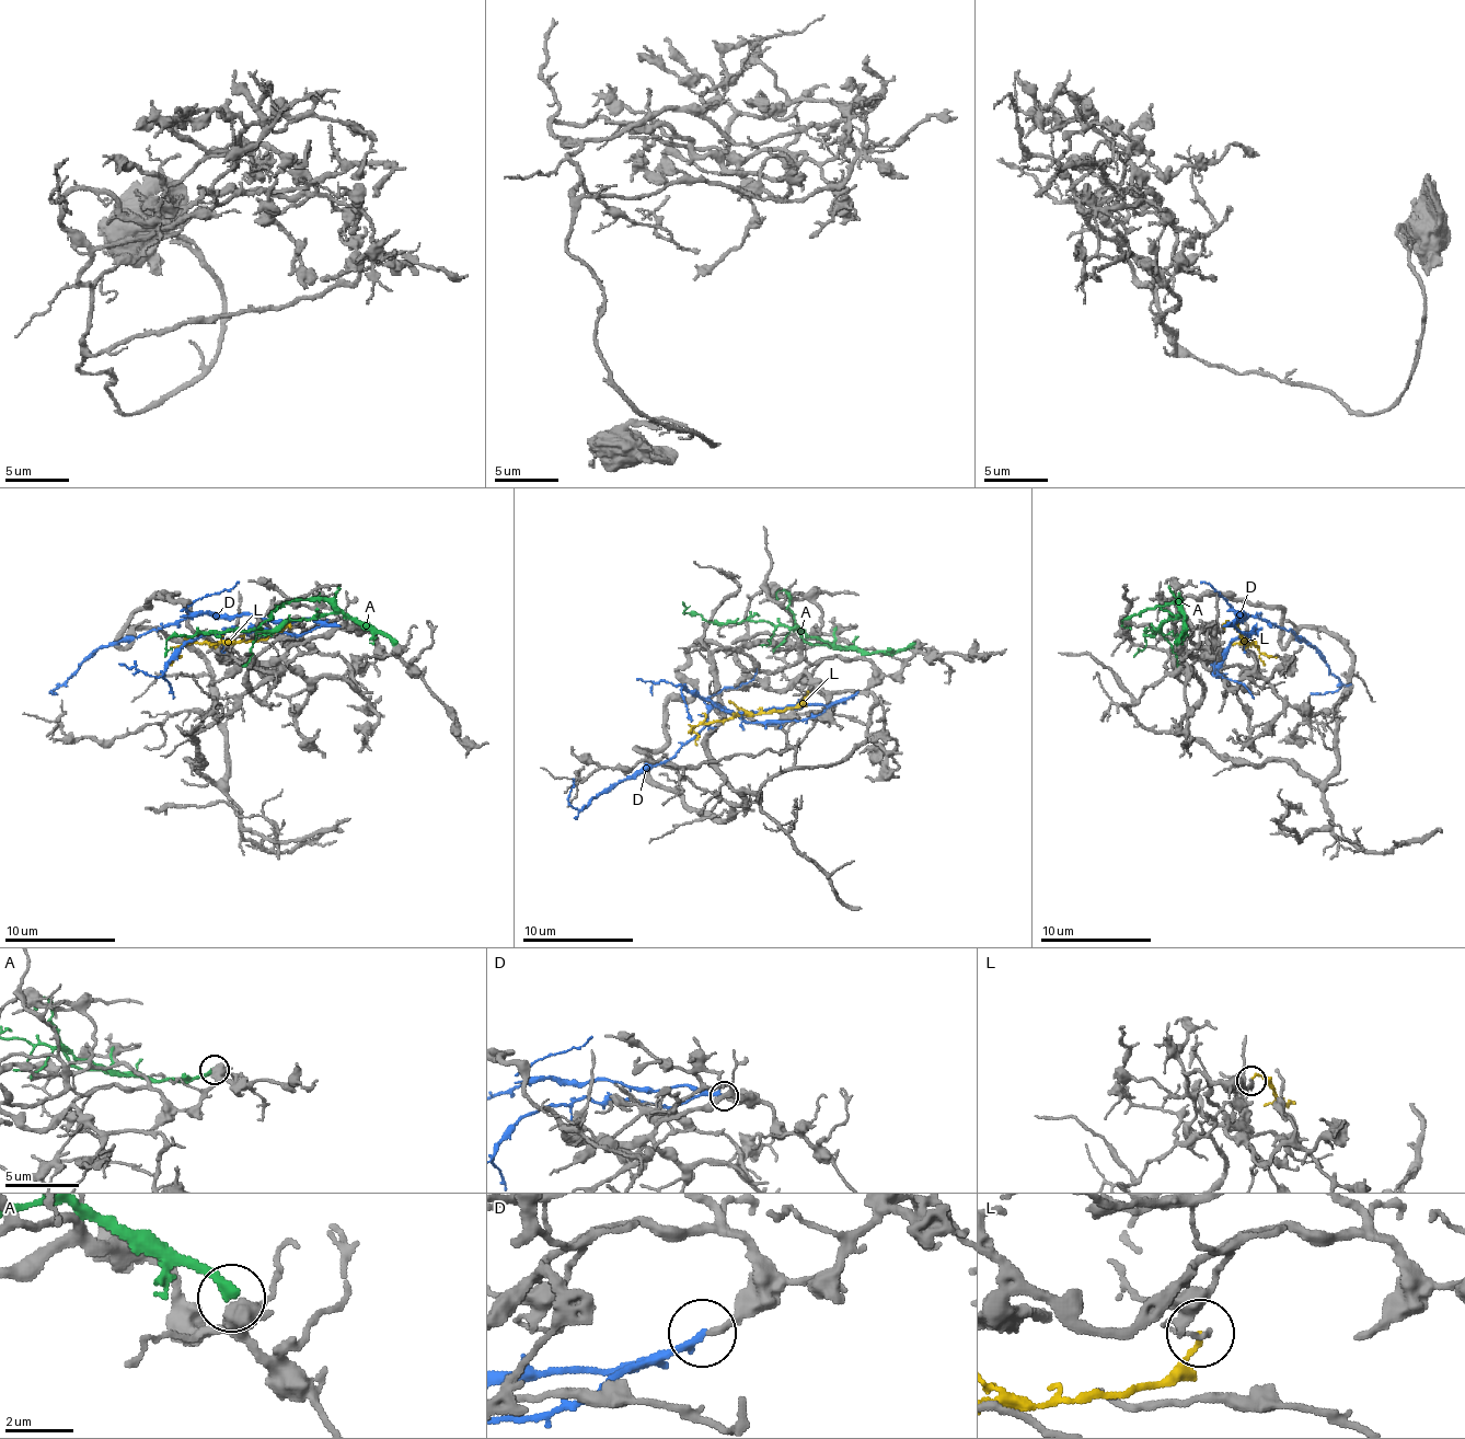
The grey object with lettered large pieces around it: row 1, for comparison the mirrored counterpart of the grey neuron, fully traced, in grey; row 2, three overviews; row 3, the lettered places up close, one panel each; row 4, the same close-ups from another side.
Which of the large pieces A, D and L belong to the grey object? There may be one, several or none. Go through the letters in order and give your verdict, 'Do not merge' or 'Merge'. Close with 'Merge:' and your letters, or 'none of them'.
A: Do not merge
D: Do not merge
L: Do not merge
Merge: none of them

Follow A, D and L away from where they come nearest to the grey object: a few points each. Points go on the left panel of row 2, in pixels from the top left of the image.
A: (395, 643), (365, 630), (350, 616), (318, 612), (309, 619), (289, 619), (273, 630), (172, 635), (164, 657)
D: (339, 626), (312, 619), (269, 621), (197, 612), (100, 646), (53, 691), (55, 693)
L: (289, 626), (287, 621), (258, 641), (181, 643), (175, 652), (177, 657)

